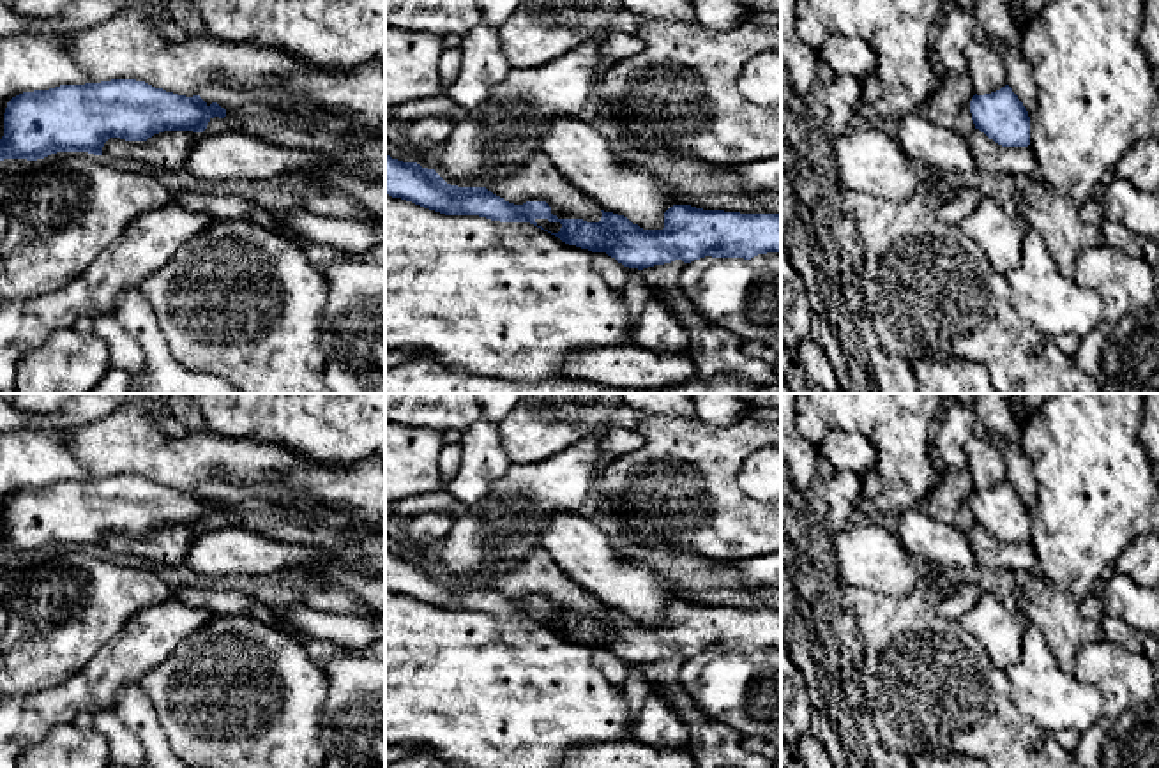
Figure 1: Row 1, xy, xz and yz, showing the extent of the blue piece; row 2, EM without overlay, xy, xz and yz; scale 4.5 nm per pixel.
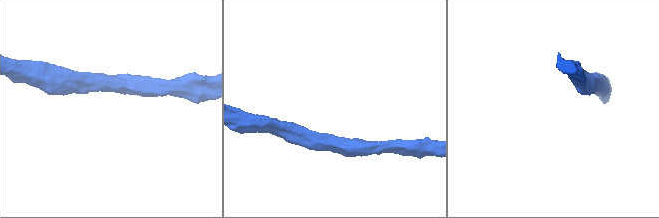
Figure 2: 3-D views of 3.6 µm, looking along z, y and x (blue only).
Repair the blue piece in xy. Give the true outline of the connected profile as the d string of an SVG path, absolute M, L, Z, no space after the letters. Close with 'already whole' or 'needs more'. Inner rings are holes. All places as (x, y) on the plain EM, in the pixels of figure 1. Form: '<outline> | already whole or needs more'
M136 475L60 480L7 498L0 556L37 556L57 547L102 551L110 533L147 537L164 526L203 528L226 505Z | already whole

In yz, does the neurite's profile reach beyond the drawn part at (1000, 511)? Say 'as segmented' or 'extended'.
as segmented

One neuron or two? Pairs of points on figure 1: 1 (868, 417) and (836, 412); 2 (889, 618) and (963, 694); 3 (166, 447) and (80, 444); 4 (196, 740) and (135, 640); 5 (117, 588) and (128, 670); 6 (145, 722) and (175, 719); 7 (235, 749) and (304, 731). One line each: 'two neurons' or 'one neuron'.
1: one neuron
2: one neuron
3: one neuron
4: two neurons
5: two neurons
6: two neurons
7: one neuron

